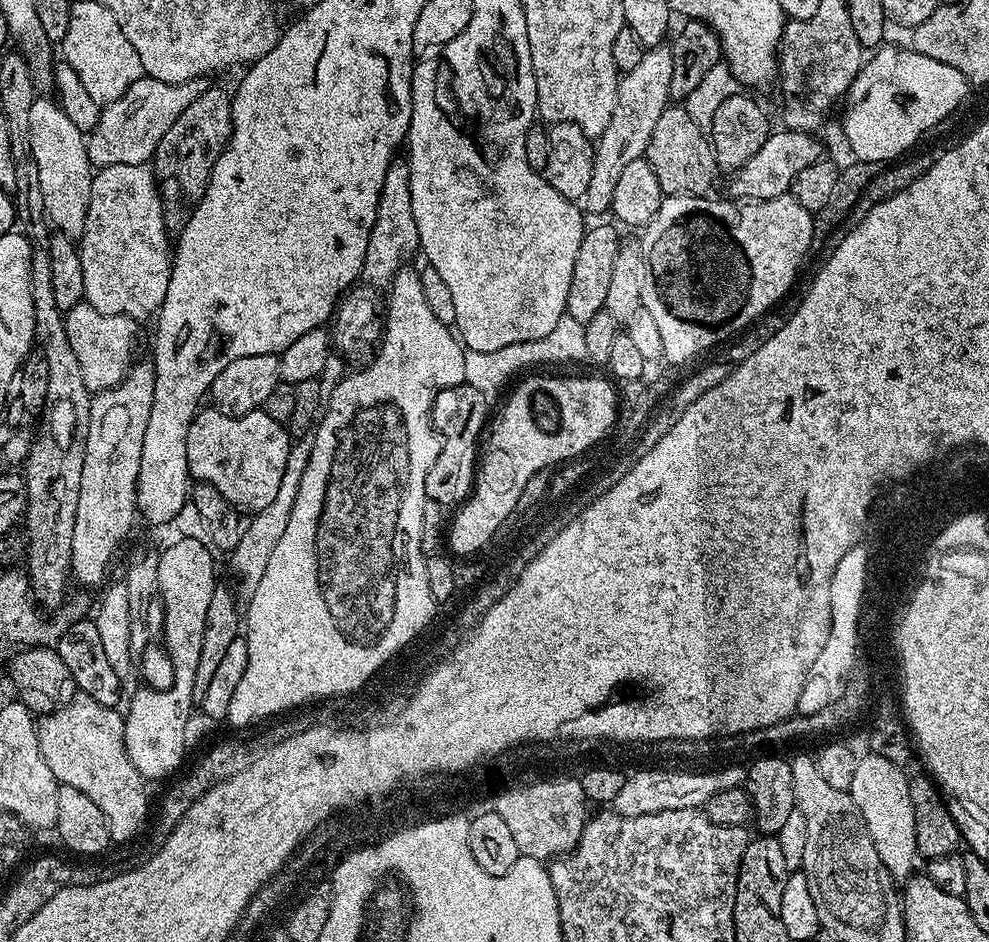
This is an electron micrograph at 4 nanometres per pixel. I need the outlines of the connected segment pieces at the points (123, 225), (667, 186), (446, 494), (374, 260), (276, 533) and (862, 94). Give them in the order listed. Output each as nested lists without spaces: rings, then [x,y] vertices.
[[[114,163],[99,169],[92,178],[86,224],[78,241],[82,258],[83,292],[88,303],[102,314],[122,314],[135,320],[155,315],[165,300],[171,276],[172,248],[166,232],[162,200],[156,190],[156,175],[148,164]]]
[[[670,106],[662,118],[658,118],[644,158],[658,177],[659,186],[665,195],[707,195],[720,174],[709,137],[690,118],[684,106]]]
[[[466,383],[443,388],[434,398],[432,422],[441,442],[438,458],[434,466],[430,466],[430,474],[426,474],[424,494],[427,499],[438,502],[441,506],[459,506],[467,500],[478,467],[478,445],[485,431],[484,419],[488,416],[488,404],[489,397]]]
[[[393,159],[383,179],[382,193],[379,195],[378,208],[375,211],[374,226],[370,230],[370,239],[366,244],[360,280],[377,287],[389,285],[405,265],[405,260],[419,249],[417,223],[411,209],[410,174],[407,161]]]
[[[309,434],[292,440],[292,449],[286,454],[286,470],[282,470],[282,482],[278,485],[278,495],[270,501],[266,510],[255,513],[252,520],[243,525],[238,546],[231,552],[232,568],[236,571],[235,591],[241,601],[252,599],[254,590],[258,590],[258,582],[262,582],[262,574],[266,574],[266,565],[270,563],[270,554],[274,554],[274,546],[282,542],[282,534],[286,530],[286,522],[290,522],[290,510],[294,510],[294,502],[298,498],[298,486],[302,482],[302,474],[306,474],[306,462],[310,462],[310,454],[314,450],[314,435]]]
[[[881,46],[875,49],[860,65],[860,72],[854,78],[850,89],[852,104],[843,105],[844,136],[848,139],[849,150],[858,159],[865,160],[868,164],[876,164],[875,166],[895,162],[909,150],[915,149],[920,135],[930,131],[935,124],[942,123],[967,98],[970,91],[968,79],[958,74],[954,66],[946,66],[946,62],[934,62],[934,58],[926,58],[926,54],[913,52],[908,46],[888,47]]]

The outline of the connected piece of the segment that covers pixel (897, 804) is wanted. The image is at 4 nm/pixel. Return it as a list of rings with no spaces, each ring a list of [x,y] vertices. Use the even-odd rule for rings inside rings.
[[[875,754],[867,755],[861,755],[856,761],[850,791],[874,838],[882,862],[890,870],[893,878],[904,875],[907,877],[908,867],[911,866],[916,852],[915,818],[908,789],[909,777],[904,774],[905,769],[901,765],[886,762],[886,758]]]

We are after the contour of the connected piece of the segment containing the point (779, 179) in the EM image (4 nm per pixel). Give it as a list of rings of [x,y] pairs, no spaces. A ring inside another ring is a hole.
[[[787,130],[773,131],[762,142],[762,150],[746,162],[746,166],[735,169],[731,173],[732,181],[728,184],[727,195],[732,198],[745,200],[769,200],[785,195],[791,189],[794,178],[806,170],[814,162],[818,162],[825,155],[824,148],[811,132],[789,132]]]

